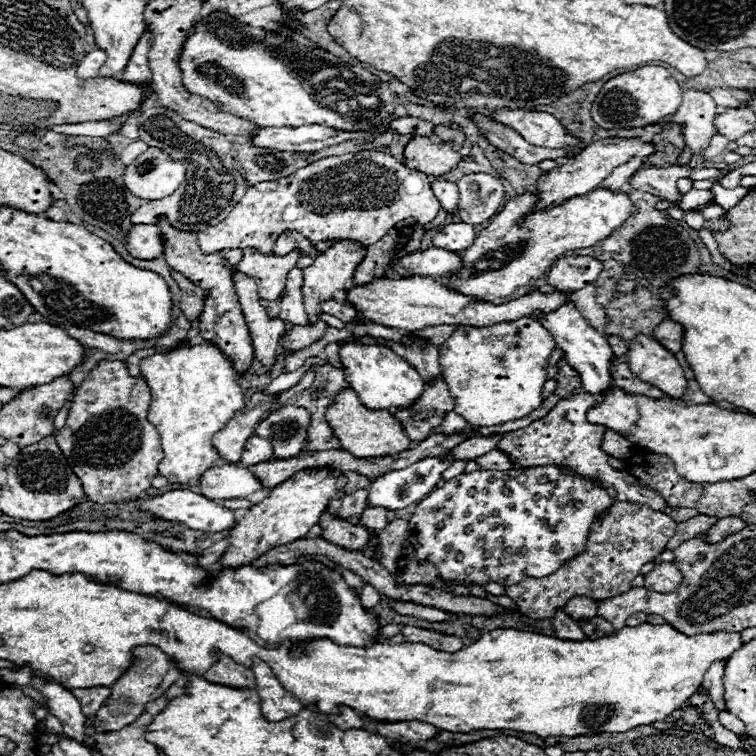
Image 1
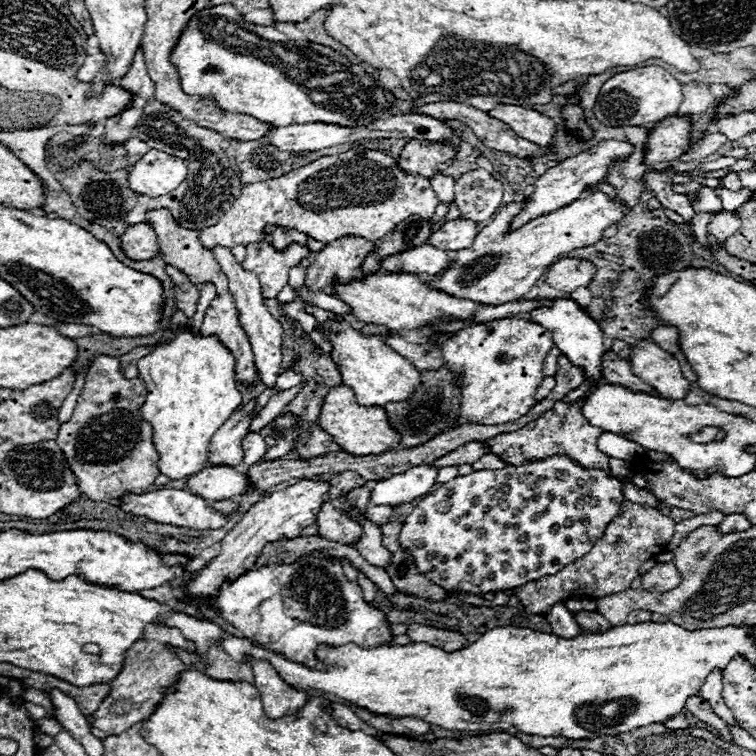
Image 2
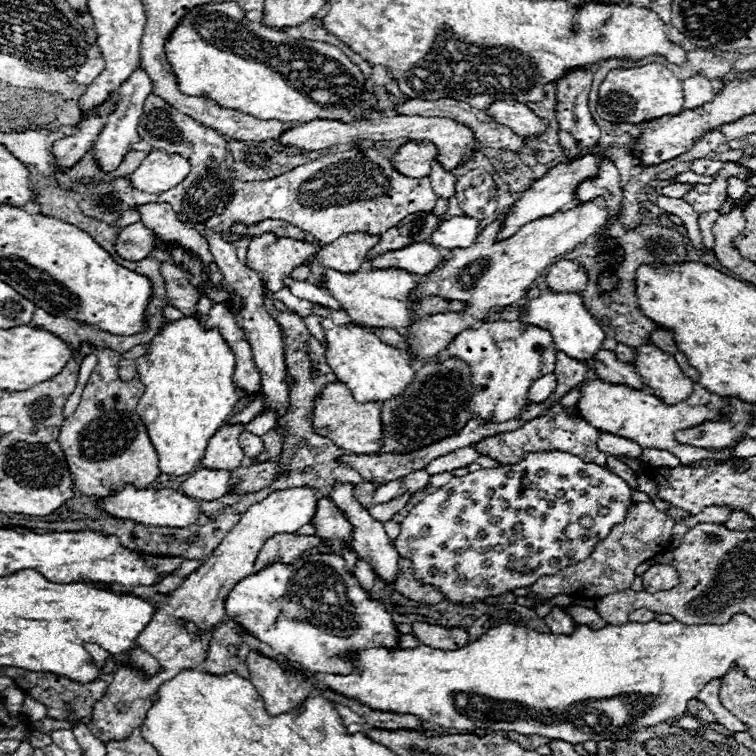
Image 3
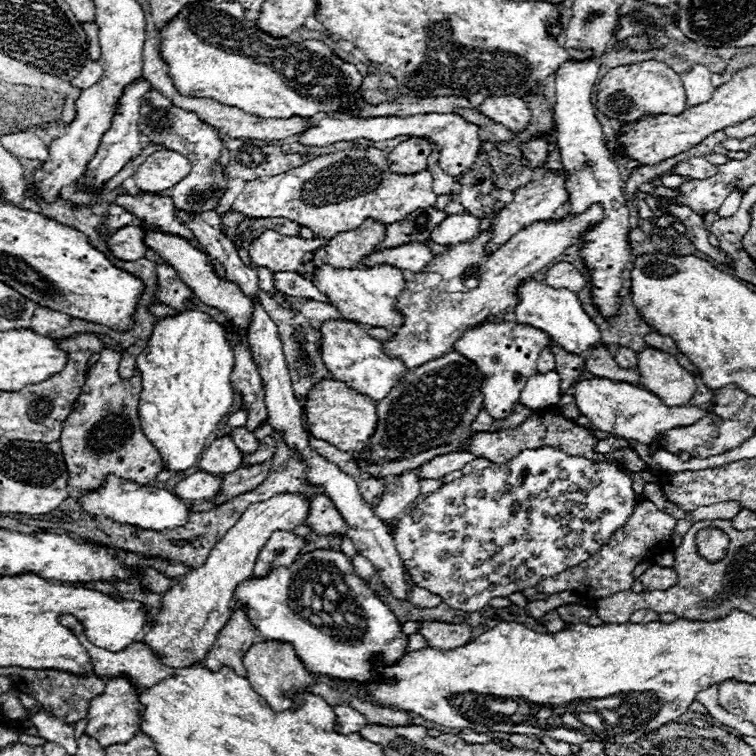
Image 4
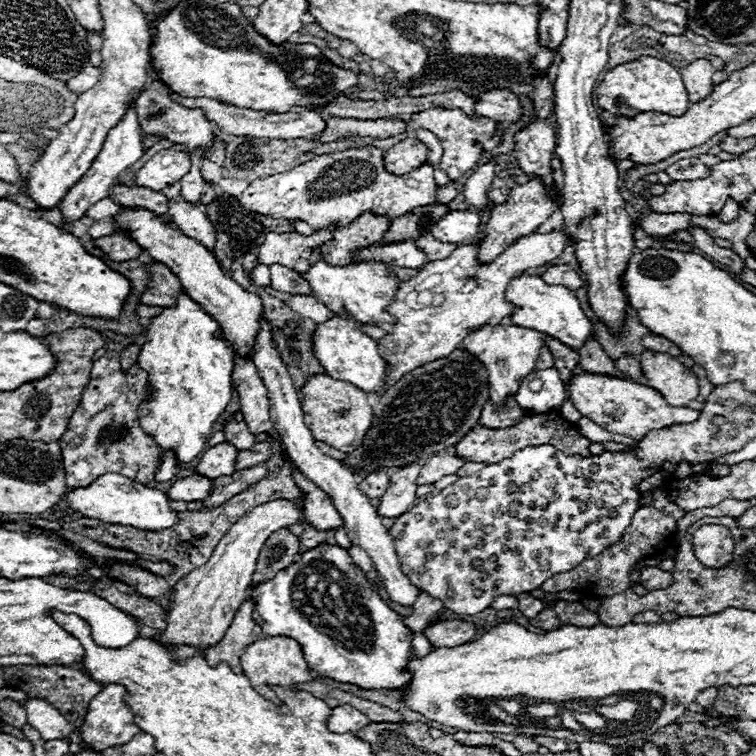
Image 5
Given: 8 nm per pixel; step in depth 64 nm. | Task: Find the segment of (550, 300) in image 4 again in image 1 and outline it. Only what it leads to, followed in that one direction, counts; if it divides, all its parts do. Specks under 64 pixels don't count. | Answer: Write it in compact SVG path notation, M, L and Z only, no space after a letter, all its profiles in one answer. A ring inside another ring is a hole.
M572 302L562 304L558 310L554 312L536 312L534 318L538 322L542 322L542 326L554 336L554 342L560 350L564 350L564 358L568 360L568 364L572 364L572 368L576 368L576 372L582 378L582 388L590 394L602 394L604 390L608 390L612 386L612 376L610 376L610 362L612 362L612 348L606 342L606 336L602 336L600 332L596 332L596 328L576 310L576 306Z

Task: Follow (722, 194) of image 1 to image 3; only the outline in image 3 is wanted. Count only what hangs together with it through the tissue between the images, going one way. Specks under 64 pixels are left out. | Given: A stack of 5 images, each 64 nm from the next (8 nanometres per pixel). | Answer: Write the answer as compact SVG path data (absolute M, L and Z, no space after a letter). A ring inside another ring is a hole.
M687 171L683 174L677 175L675 181L678 183L689 183L689 184L710 184L714 181L713 176L698 176L692 171Z

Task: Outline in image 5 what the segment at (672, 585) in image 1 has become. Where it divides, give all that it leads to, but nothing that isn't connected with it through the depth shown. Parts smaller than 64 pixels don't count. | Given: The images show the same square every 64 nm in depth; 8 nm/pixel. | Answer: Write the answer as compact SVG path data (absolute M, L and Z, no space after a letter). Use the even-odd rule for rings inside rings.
M648 566L648 568L642 568L640 570L640 584L646 588L646 590L660 590L660 588L666 588L674 582L672 574L670 572L664 572L656 566Z

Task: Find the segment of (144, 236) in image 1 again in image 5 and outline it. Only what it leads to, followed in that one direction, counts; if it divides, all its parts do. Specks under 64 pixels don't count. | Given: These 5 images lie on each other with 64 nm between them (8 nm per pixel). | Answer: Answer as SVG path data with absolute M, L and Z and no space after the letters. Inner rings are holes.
M116 232L116 234L112 234L112 236L98 238L98 240L94 240L94 244L96 244L96 248L100 248L112 262L134 260L134 258L138 258L138 254L142 252L142 248L140 248L134 240L126 238L126 236L120 234L120 232Z

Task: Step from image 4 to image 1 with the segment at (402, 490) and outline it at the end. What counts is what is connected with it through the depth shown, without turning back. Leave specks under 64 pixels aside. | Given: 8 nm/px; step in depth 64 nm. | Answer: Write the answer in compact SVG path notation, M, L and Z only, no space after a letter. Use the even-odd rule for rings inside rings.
M368 506L368 508L362 512L360 524L364 524L366 528L370 528L370 530L374 530L374 532L380 532L380 530L388 524L386 514L388 514L386 508L372 508L372 506Z

